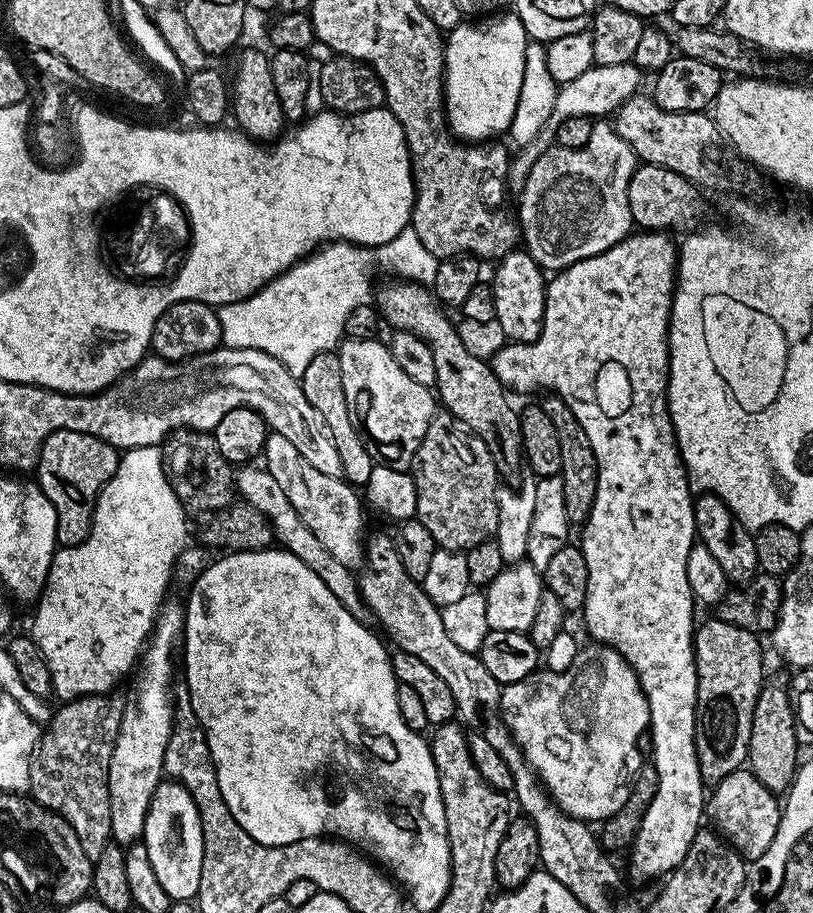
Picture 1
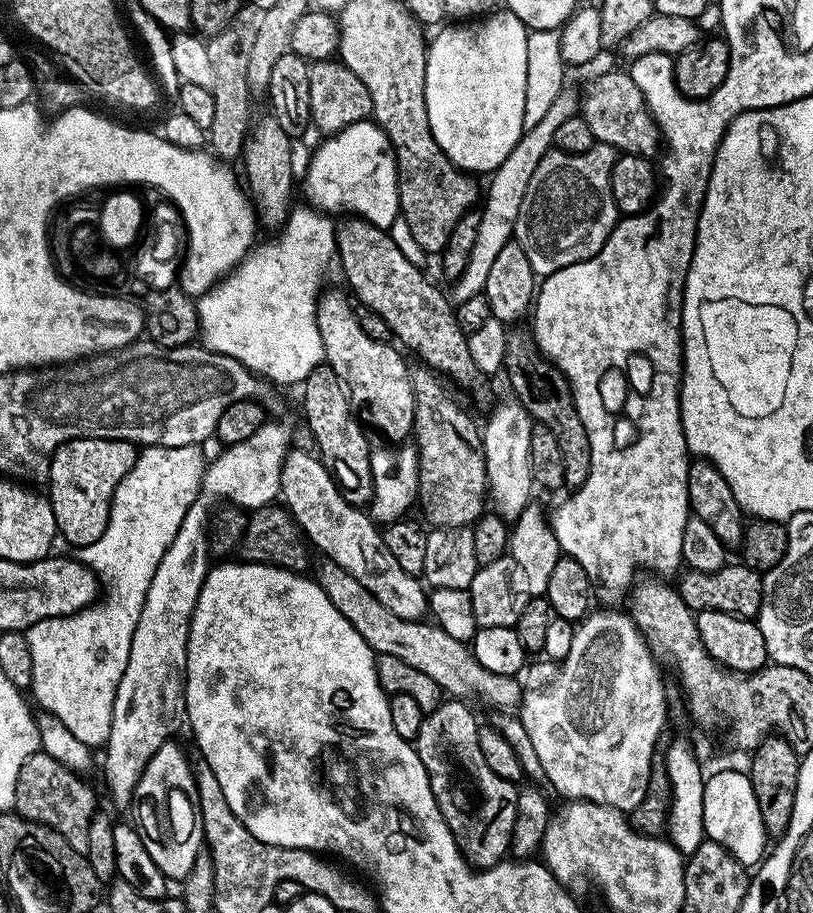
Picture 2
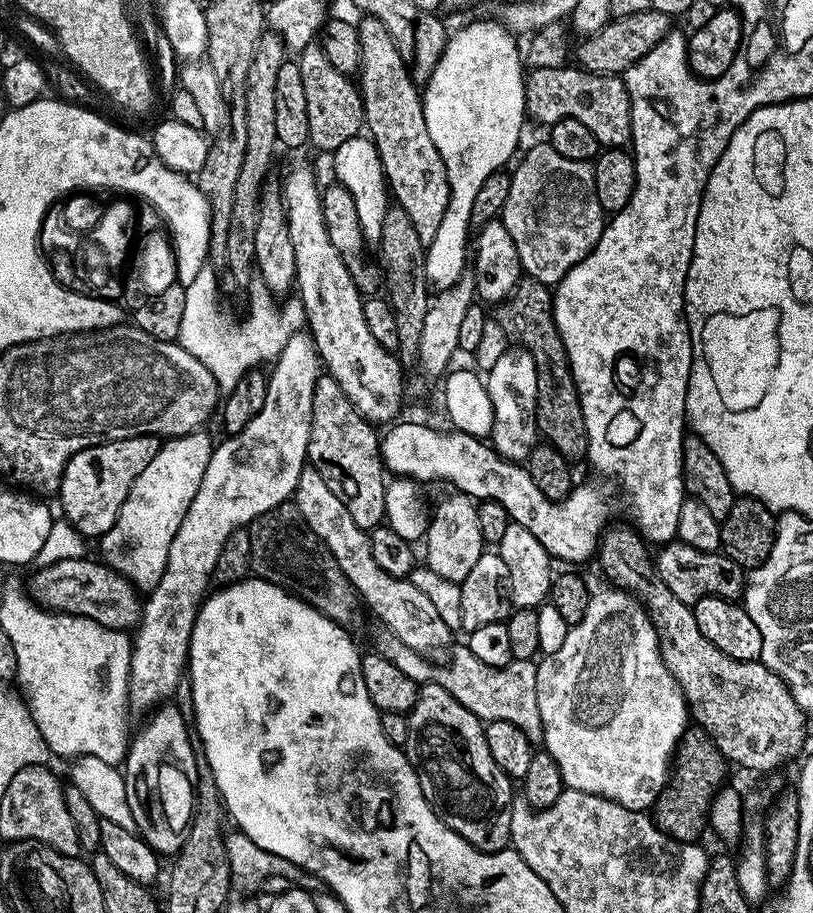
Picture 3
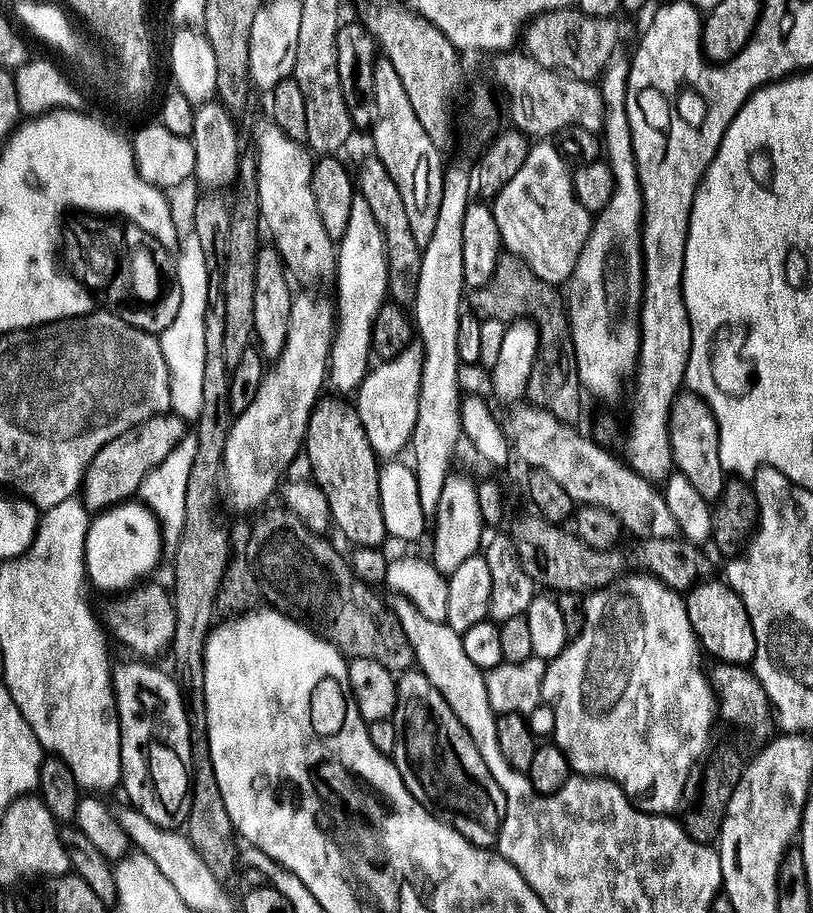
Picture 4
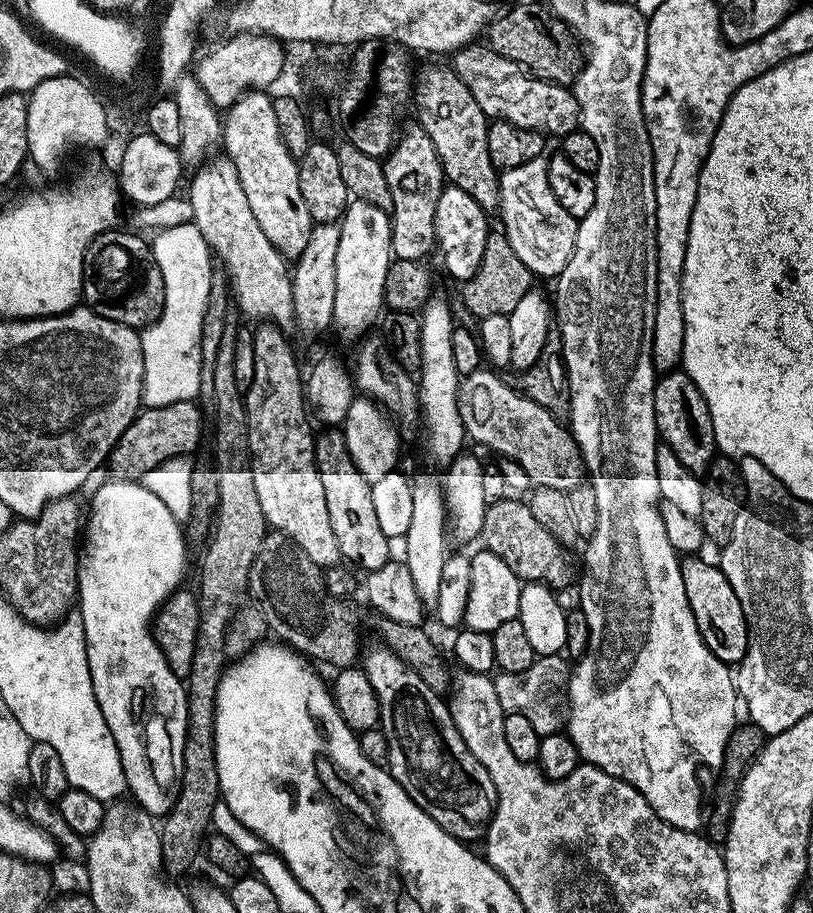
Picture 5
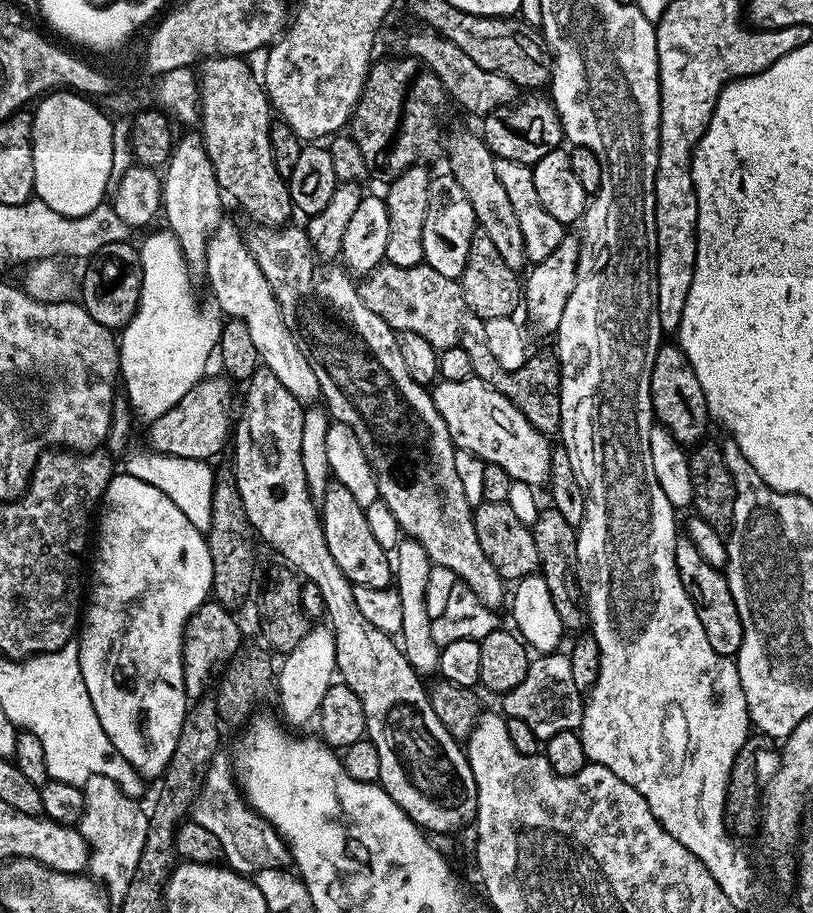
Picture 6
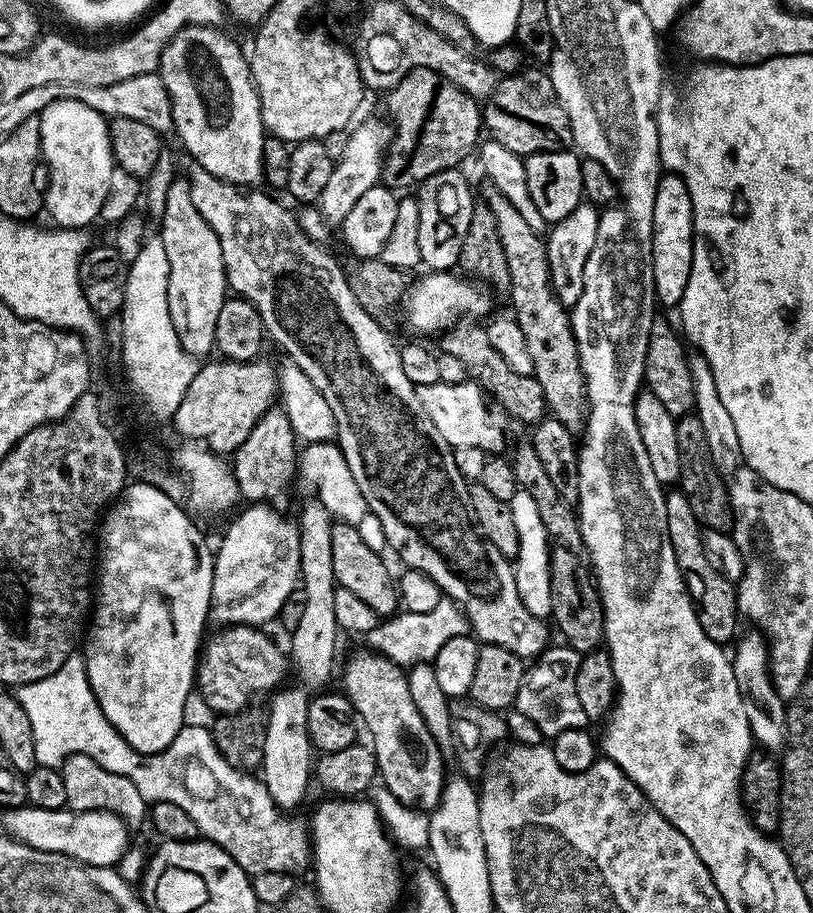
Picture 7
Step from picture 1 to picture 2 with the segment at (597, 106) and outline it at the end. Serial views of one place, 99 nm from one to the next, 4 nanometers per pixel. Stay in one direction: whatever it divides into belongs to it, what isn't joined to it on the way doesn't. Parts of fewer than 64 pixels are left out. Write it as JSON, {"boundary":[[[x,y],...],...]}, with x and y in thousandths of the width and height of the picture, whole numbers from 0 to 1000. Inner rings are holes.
{"boundary":[[[695,99],[681,107],[677,115],[677,120],[672,120],[667,134],[662,138],[648,141],[640,150],[637,160],[627,169],[622,169],[622,177],[613,182],[610,187],[604,189],[600,202],[600,211],[594,211],[593,223],[595,228],[589,229],[590,242],[588,243],[588,261],[583,261],[583,274],[578,276],[578,287],[573,287],[573,296],[558,308],[554,315],[554,324],[557,330],[565,331],[573,326],[583,326],[592,323],[598,313],[598,303],[603,301],[603,295],[608,292],[608,283],[617,275],[617,269],[622,269],[625,264],[631,262],[635,244],[637,243],[637,230],[642,230],[642,217],[647,217],[647,204],[652,204],[652,195],[657,195],[657,186],[662,186],[662,177],[679,162],[681,142],[696,134],[696,129],[710,126],[711,105]]]}

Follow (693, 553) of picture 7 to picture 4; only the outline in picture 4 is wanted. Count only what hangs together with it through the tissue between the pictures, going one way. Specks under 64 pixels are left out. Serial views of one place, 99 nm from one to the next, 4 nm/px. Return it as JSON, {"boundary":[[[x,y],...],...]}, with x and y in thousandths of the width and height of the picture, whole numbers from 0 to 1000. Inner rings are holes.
{"boundary":[[[867,633],[854,644],[846,645],[841,663],[849,677],[849,686],[865,713],[882,724],[895,727],[924,728],[930,715],[927,690],[918,673],[913,655],[889,634]]]}

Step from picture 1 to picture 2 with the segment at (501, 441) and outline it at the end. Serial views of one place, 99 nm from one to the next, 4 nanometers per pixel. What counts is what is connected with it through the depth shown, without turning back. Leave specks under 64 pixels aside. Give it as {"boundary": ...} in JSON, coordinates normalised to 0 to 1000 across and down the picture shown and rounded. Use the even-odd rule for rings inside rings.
{"boundary":[[[429,235],[419,240],[413,245],[413,276],[416,279],[416,294],[423,297],[423,302],[428,306],[428,311],[433,314],[432,323],[446,336],[460,340],[460,344],[466,344],[475,352],[475,357],[480,357],[483,369],[493,372],[499,380],[513,386],[515,393],[526,400],[533,407],[542,413],[552,412],[566,425],[572,425],[576,429],[590,429],[598,419],[598,413],[588,401],[583,401],[583,392],[578,392],[578,379],[576,369],[563,357],[557,332],[536,311],[530,311],[520,302],[518,290],[504,287],[494,274],[485,265],[485,261],[471,250],[460,248],[453,241],[444,241],[442,237]]]}

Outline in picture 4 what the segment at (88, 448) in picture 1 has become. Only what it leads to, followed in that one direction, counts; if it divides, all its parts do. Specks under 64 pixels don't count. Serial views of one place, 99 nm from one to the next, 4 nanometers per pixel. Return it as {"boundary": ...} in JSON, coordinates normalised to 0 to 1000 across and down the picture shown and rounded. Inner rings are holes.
{"boundary":[[[198,453],[187,456],[180,462],[155,471],[155,475],[145,475],[135,484],[116,497],[116,502],[109,506],[107,515],[103,517],[101,527],[101,549],[105,555],[114,562],[127,561],[130,556],[139,556],[141,552],[150,552],[161,549],[171,540],[172,530],[224,484],[229,476],[229,461],[215,453]]]}

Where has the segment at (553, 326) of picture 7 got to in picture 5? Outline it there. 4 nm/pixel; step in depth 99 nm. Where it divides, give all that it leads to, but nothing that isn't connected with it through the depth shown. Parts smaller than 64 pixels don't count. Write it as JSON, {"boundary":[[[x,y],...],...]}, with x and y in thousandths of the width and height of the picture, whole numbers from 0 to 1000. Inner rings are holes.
{"boundary":[[[531,70],[518,79],[515,76],[509,83],[509,118],[510,114],[512,127],[517,130],[513,131],[514,139],[524,142],[529,156],[534,156],[534,164],[541,174],[547,198],[555,205],[573,208],[573,212],[578,212],[578,217],[583,217],[583,221],[588,221],[588,226],[593,226],[597,232],[609,233],[615,227],[615,195],[600,163],[603,129],[593,120],[593,116],[588,116],[588,111],[583,107],[583,103],[578,103],[573,90],[568,90],[568,85],[563,85],[563,81],[551,72],[540,74],[539,71]]]}

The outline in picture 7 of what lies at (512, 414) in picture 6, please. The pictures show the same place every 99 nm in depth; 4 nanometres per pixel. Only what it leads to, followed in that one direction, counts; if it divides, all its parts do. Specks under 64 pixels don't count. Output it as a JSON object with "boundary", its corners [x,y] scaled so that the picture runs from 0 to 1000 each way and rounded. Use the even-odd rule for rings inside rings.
{"boundary":[[[572,418],[569,421],[530,421],[514,426],[517,448],[526,457],[526,461],[539,471],[539,475],[551,486],[552,491],[572,491],[583,488],[592,491],[597,497],[615,497],[620,491],[620,478],[613,465],[605,461],[600,452],[601,439],[595,426],[588,422]]]}

